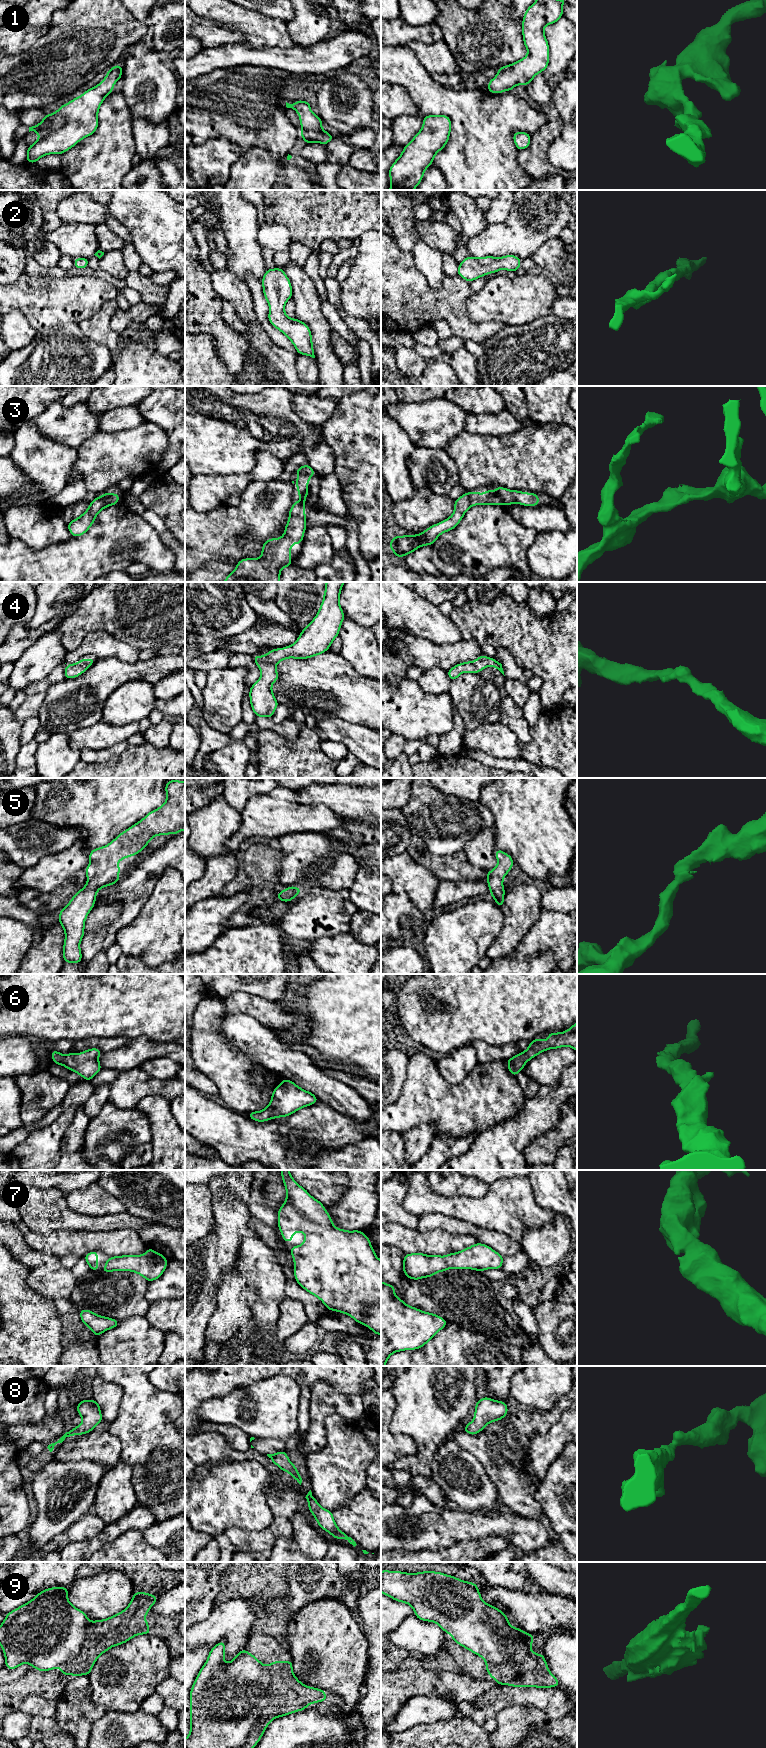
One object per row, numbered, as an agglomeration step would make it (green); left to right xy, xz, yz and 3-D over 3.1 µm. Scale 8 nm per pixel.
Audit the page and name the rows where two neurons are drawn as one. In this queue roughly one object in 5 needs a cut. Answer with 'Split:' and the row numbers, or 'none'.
Split: none

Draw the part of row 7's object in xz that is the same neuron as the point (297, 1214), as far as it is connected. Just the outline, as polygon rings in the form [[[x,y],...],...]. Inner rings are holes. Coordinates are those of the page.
[[[281,1170],[281,1177],[287,1195],[278,1209],[278,1228],[283,1241],[292,1242],[294,1232],[305,1234],[305,1240],[300,1246],[290,1248],[295,1280],[303,1289],[319,1298],[328,1310],[344,1313],[357,1323],[370,1328],[375,1335],[381,1335],[381,1260],[377,1258],[370,1239],[360,1230],[336,1228],[324,1205],[301,1187],[289,1170]]]

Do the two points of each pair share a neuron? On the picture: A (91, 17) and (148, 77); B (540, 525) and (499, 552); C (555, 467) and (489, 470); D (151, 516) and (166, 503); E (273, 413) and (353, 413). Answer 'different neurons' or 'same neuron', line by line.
A: different neurons
B: different neurons
C: same neuron
D: different neurons
E: different neurons

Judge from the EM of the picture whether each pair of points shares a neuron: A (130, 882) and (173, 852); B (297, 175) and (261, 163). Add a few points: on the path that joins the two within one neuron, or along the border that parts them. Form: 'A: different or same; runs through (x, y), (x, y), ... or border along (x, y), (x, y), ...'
A: same; runs through (141, 875), (162, 858)
B: same; runs through (288, 174), (284, 171), (270, 171)

